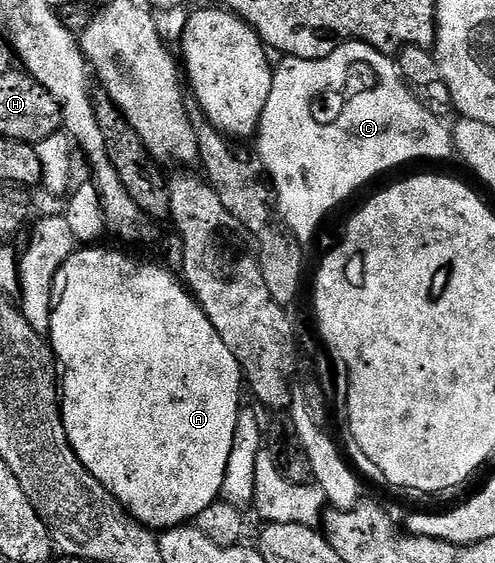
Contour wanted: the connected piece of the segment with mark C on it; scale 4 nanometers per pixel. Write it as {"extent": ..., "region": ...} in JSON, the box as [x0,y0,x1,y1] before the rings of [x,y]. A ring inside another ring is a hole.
{"extent":[254,40,454,242],"region":[[[345,40],[326,58],[307,60],[297,56],[284,56],[281,64],[275,65],[270,86],[270,98],[266,98],[266,110],[262,110],[260,126],[256,130],[254,143],[260,151],[259,163],[270,181],[278,215],[287,231],[297,240],[307,242],[316,236],[320,223],[339,206],[348,200],[363,184],[371,182],[375,176],[396,168],[399,164],[408,164],[411,160],[448,160],[454,156],[452,134],[449,125],[441,117],[430,114],[418,98],[400,78],[397,65],[391,55],[371,48],[361,40]],[[355,64],[365,64],[373,68],[384,81],[352,96],[344,104],[344,109],[329,124],[323,124],[312,113],[312,103],[331,86],[347,74],[348,68]]]}

